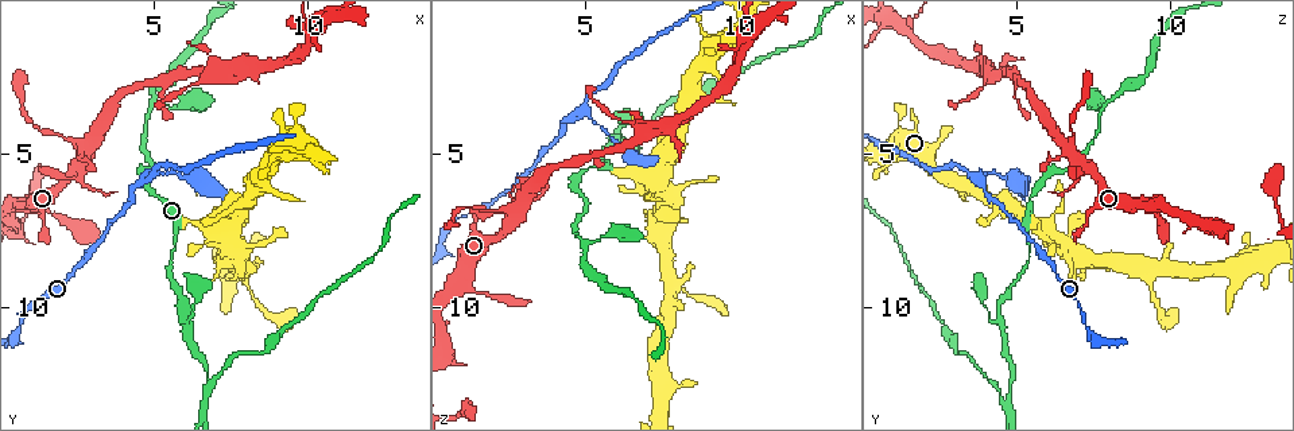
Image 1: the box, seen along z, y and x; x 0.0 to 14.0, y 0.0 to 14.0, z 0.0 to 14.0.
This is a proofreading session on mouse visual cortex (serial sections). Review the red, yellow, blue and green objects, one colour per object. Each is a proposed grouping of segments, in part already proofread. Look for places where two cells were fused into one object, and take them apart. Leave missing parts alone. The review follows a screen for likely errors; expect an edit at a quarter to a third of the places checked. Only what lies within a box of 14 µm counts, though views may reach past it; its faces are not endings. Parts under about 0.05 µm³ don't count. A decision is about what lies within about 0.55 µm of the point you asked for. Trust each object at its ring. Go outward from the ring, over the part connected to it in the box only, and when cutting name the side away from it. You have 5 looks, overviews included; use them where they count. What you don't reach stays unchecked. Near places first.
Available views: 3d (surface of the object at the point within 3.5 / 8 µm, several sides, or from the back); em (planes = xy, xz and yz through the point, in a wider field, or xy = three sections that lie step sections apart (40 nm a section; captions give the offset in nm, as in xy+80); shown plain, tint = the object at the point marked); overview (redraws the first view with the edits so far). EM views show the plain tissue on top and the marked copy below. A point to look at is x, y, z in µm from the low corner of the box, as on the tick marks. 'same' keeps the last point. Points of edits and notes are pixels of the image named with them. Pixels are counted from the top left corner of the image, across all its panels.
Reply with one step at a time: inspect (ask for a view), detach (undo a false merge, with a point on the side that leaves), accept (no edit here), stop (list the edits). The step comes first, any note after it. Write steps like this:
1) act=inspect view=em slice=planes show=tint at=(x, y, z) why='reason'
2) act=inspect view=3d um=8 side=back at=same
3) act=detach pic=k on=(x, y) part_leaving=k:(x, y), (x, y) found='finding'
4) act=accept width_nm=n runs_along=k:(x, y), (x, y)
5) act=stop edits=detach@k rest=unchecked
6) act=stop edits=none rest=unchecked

act=inspect view=3d um=3.5 side=back at=(2.9, 5.0, 6.8)

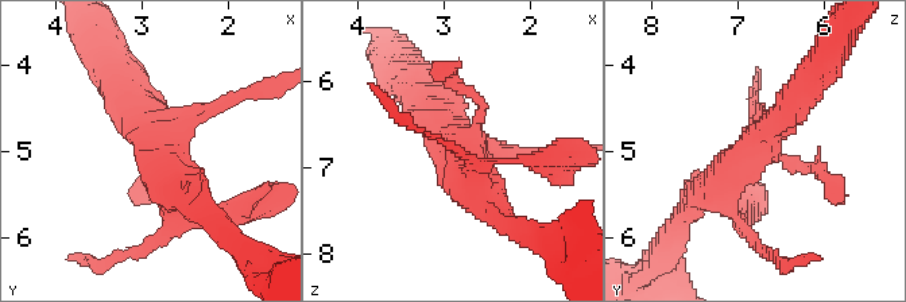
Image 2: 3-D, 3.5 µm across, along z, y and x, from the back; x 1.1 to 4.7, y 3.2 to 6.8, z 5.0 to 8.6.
act=accept runs_along=2:(697, 201), (750, 157), (812, 77) found='one cell here'

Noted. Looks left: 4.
act=inspect view=3d um=3.5 at=(7.1, 2.4, 4.2) why='looks like a crossing'

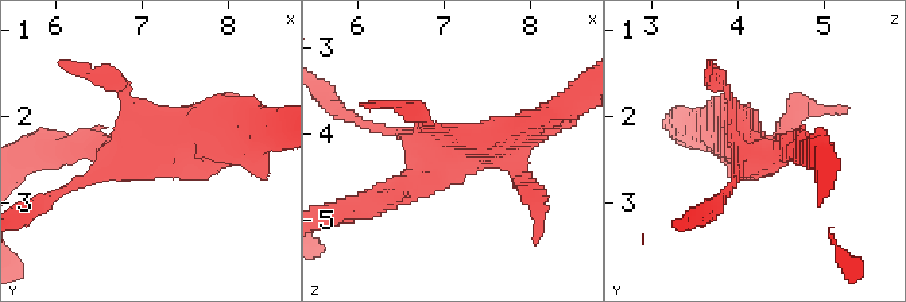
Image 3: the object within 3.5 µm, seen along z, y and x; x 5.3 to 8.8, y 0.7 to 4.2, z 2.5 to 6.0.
act=inspect view=em slice=xy step=2 show=tint at=(7.20, 2.50, 4.15)

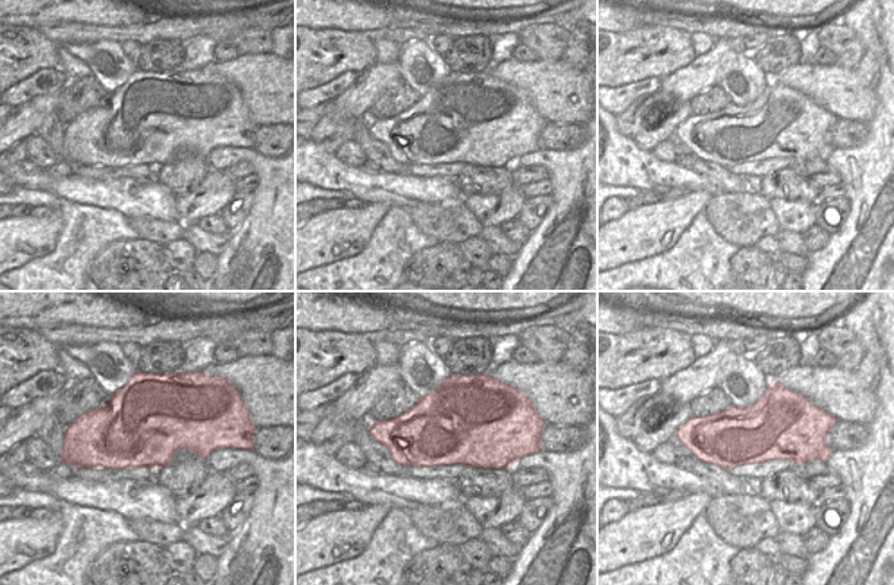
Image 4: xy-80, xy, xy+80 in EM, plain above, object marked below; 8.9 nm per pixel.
act=accept found='continuous, no second cell'

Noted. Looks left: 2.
act=stop edits=none rest=unchecked

